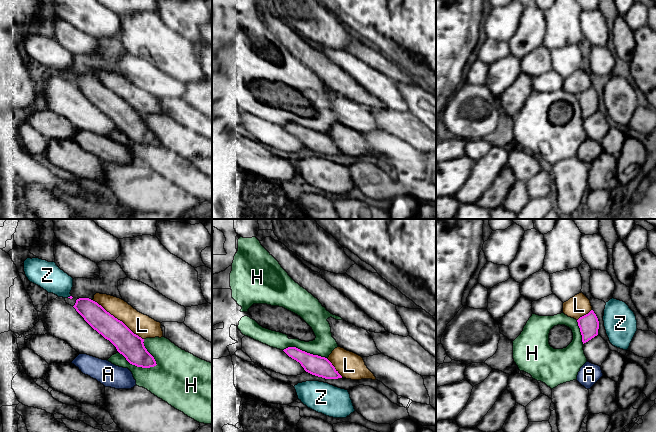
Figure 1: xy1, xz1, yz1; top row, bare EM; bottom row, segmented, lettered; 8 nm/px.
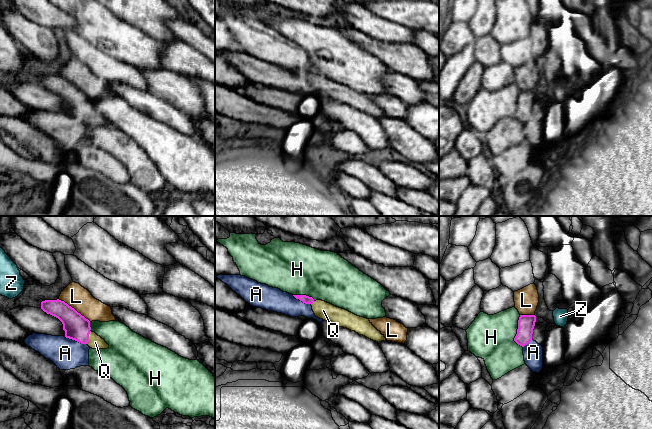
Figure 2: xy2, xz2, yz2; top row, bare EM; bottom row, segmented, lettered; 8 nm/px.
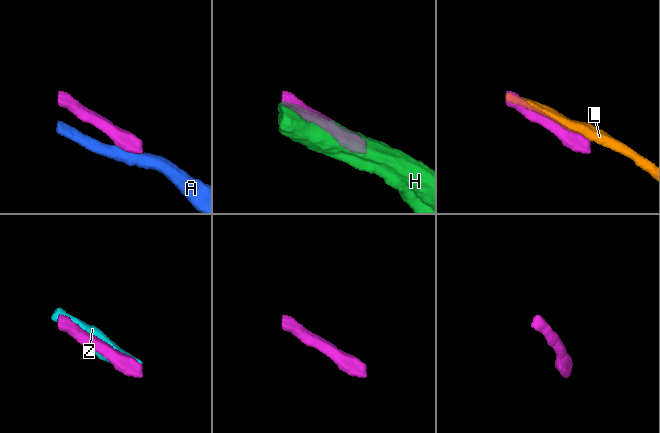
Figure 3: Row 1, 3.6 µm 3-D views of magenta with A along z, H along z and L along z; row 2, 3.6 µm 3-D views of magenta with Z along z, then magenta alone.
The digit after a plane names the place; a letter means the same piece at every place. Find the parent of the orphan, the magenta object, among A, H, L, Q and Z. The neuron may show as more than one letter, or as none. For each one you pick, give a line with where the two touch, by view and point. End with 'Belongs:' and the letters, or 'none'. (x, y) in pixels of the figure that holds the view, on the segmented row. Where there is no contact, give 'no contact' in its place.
Q: contact xy2 (88, 337)
Belongs: Q

